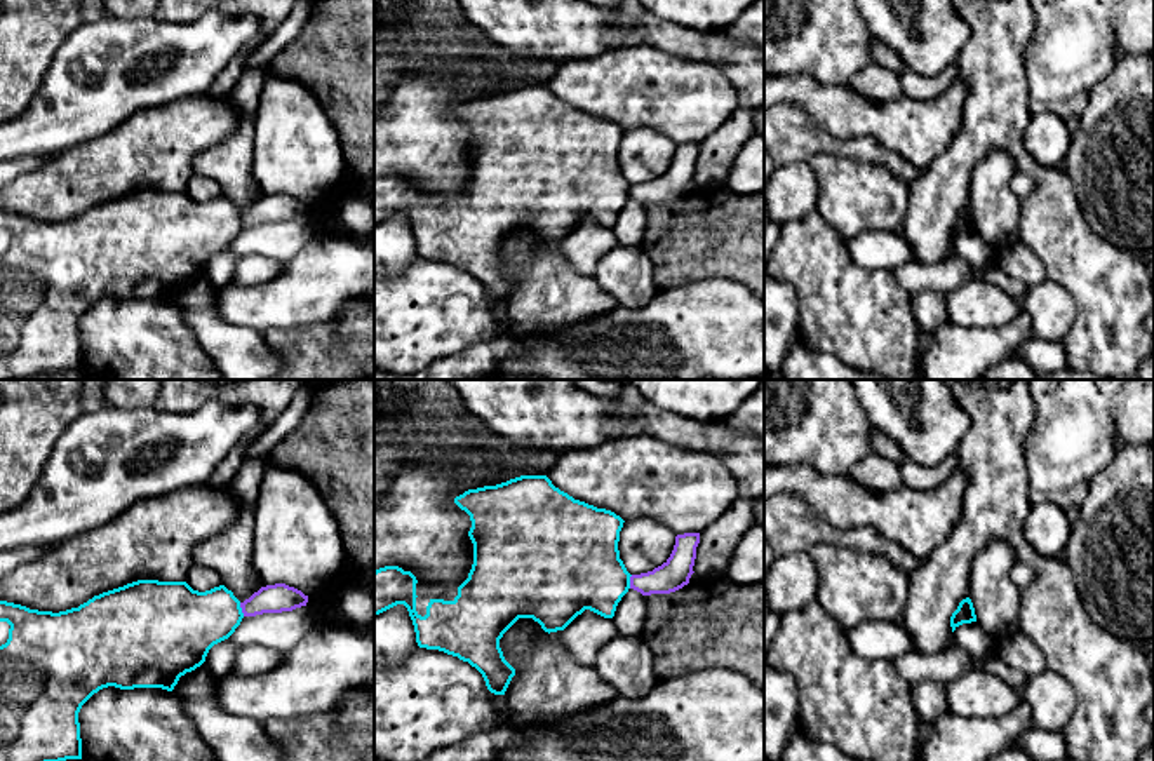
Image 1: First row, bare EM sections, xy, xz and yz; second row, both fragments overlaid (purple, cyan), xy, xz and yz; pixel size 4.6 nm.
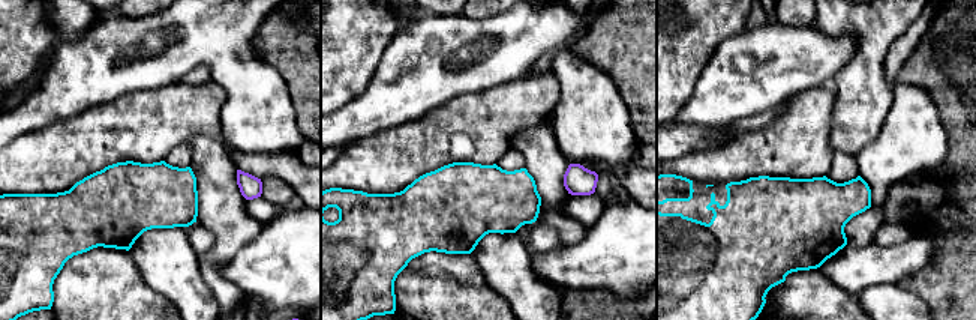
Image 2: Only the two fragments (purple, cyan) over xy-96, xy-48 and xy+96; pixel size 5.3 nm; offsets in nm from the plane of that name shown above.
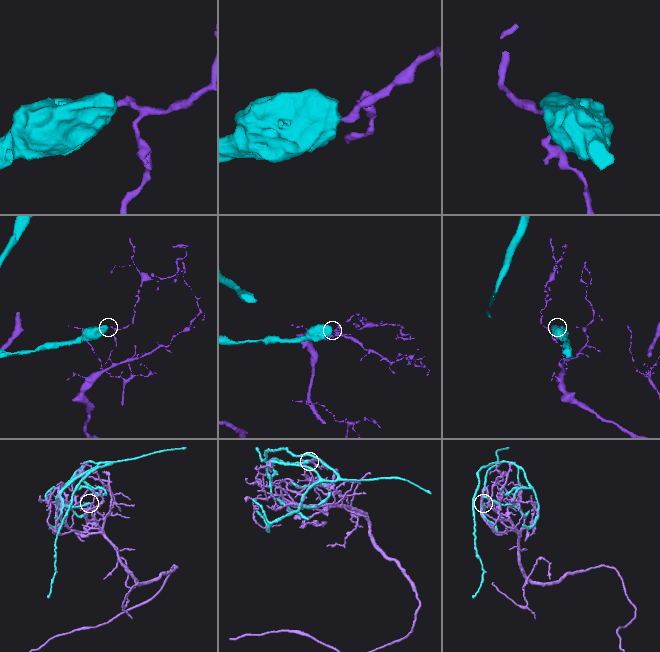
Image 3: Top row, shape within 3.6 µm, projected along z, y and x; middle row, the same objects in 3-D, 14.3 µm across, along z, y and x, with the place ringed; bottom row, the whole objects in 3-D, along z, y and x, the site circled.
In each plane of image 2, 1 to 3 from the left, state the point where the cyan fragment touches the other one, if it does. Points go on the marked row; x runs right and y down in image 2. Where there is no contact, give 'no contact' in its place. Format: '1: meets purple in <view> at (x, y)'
1: no contact
2: no contact
3: no contact

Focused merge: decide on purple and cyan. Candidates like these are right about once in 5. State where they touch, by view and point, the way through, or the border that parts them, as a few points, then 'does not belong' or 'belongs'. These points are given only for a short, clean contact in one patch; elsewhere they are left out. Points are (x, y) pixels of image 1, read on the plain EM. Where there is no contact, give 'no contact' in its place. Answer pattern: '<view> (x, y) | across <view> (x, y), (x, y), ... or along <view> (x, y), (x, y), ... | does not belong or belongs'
xy (242, 220) | along xy (239, 213), (244, 225) | does not belong

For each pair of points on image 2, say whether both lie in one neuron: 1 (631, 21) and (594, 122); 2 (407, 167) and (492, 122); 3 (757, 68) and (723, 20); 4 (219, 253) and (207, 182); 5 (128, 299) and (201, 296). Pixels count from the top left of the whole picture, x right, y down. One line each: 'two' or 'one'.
1: two
2: one
3: two
4: one
5: two

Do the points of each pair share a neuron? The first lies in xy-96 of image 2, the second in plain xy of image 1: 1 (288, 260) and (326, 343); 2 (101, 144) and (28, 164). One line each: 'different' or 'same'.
1: different
2: different

